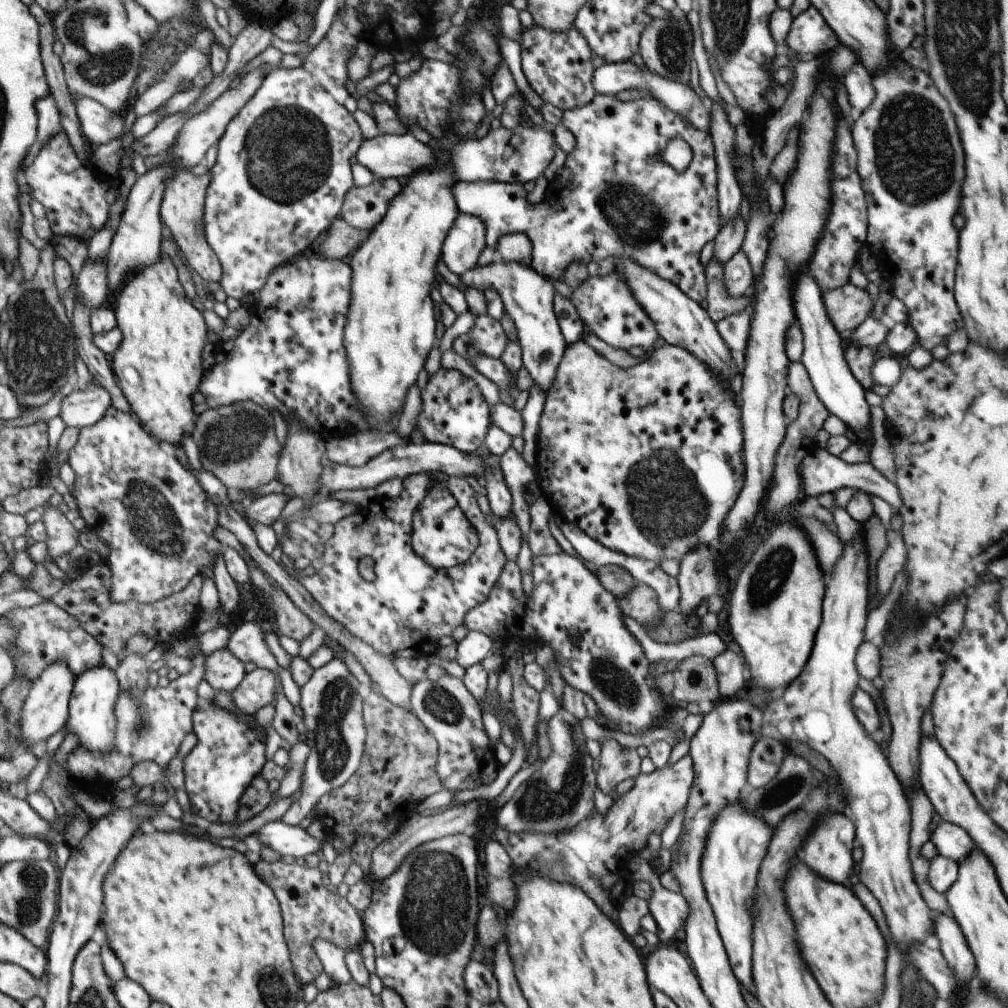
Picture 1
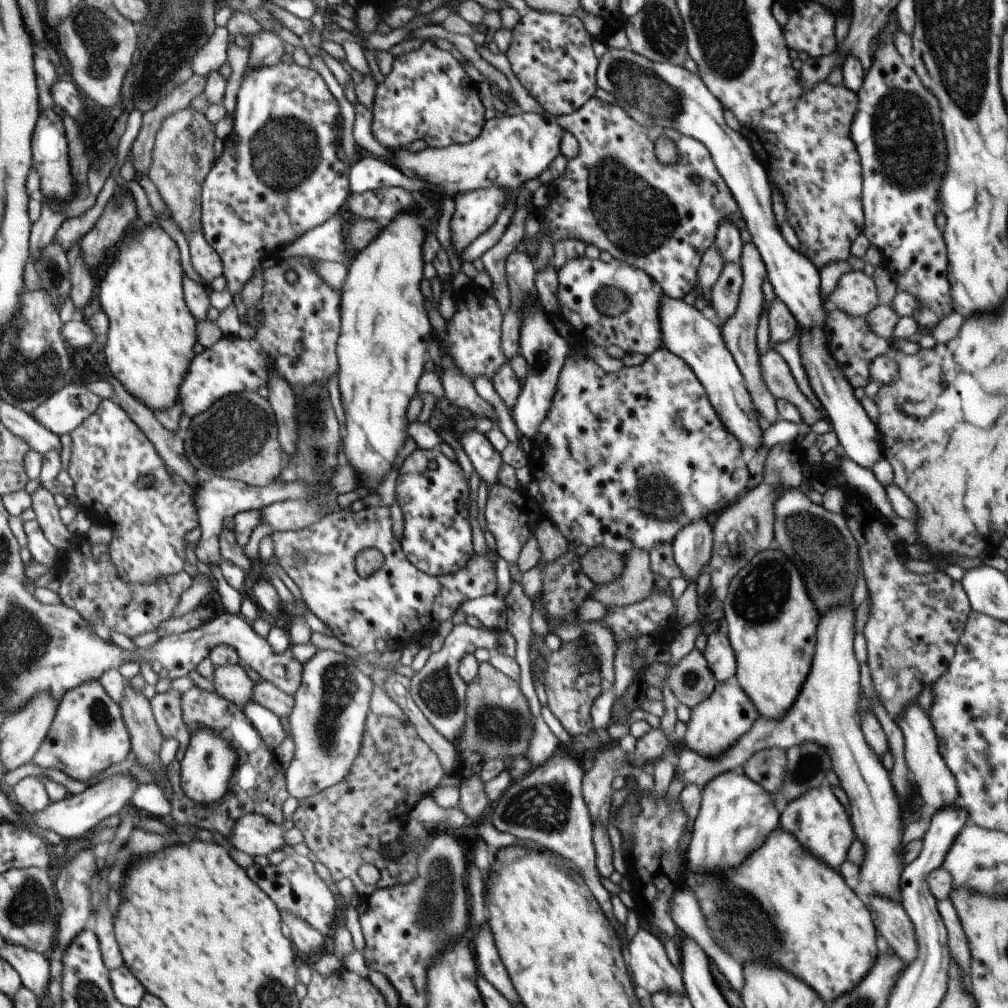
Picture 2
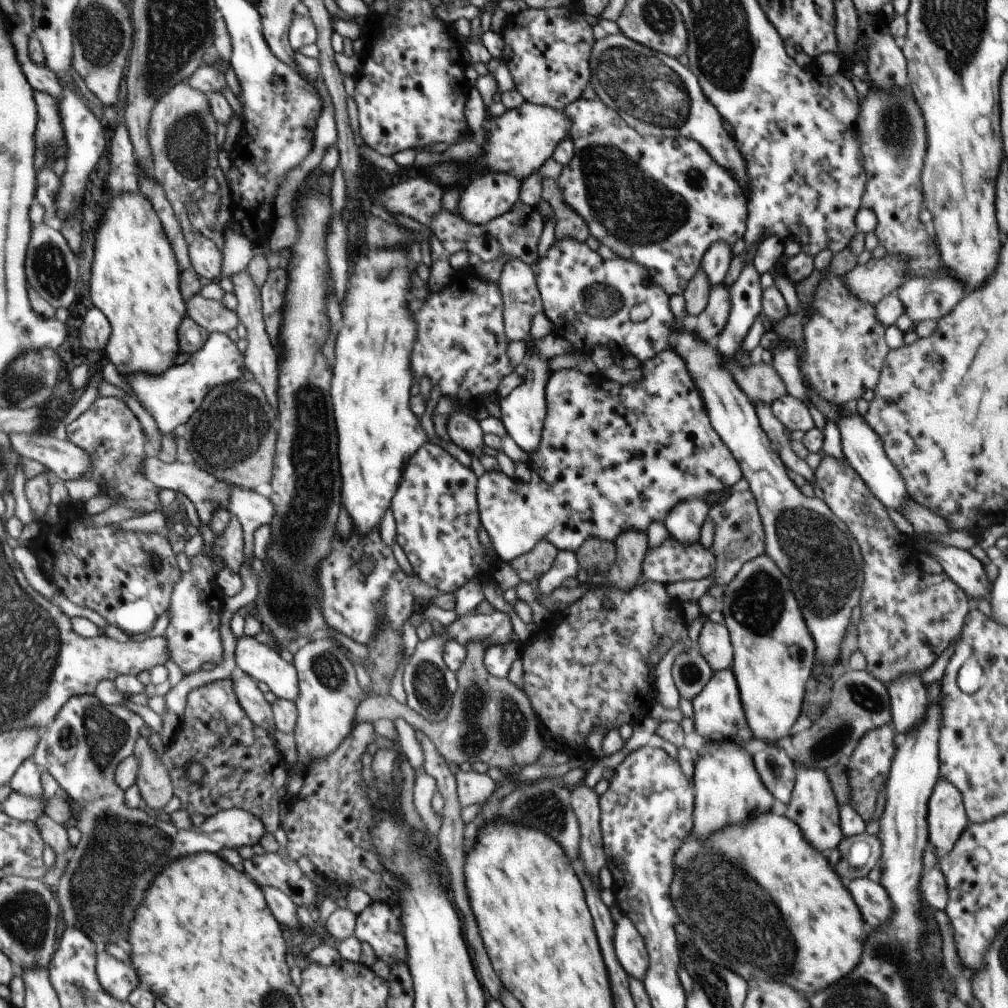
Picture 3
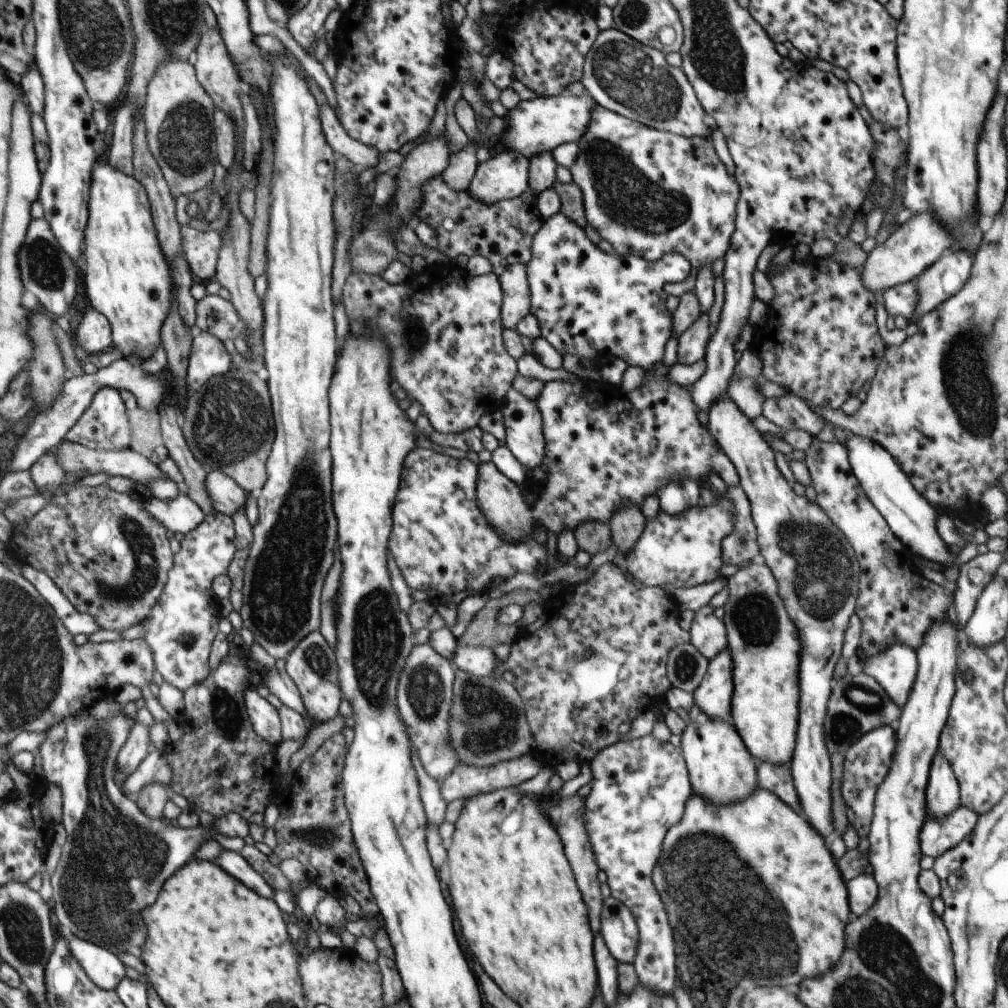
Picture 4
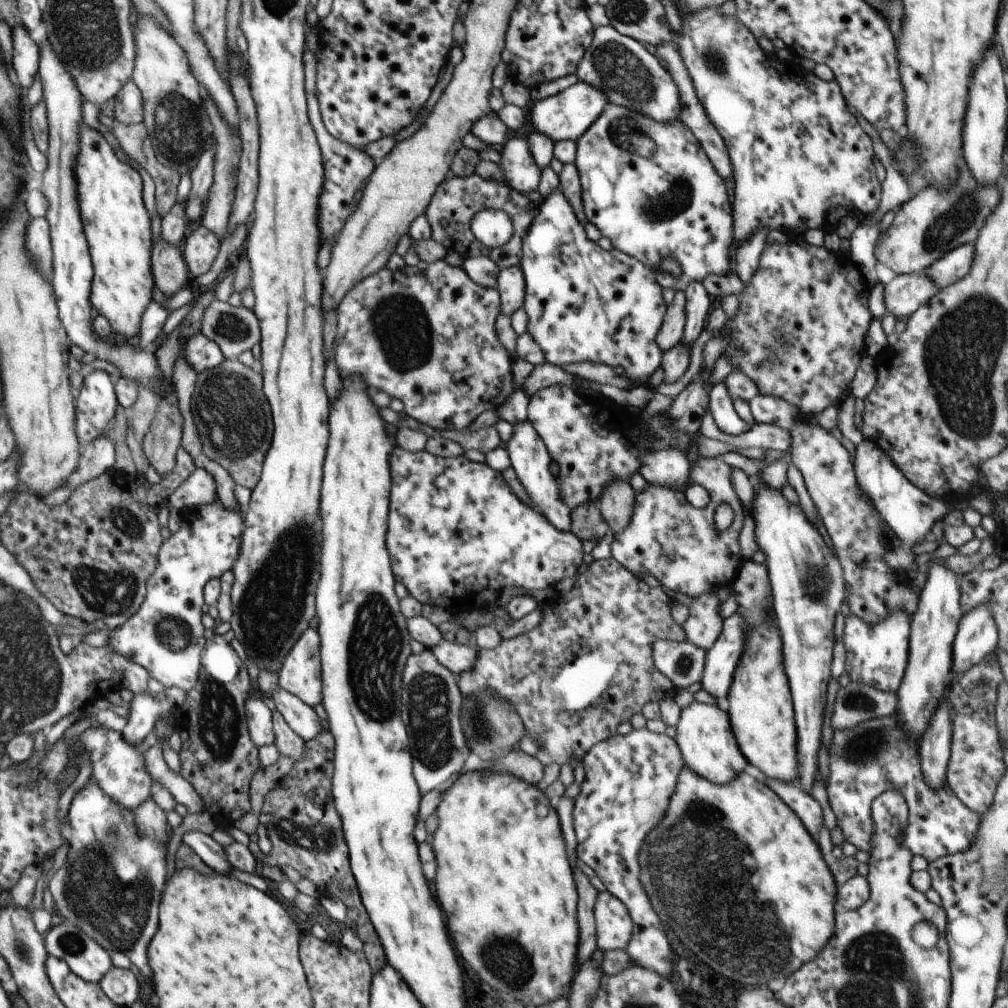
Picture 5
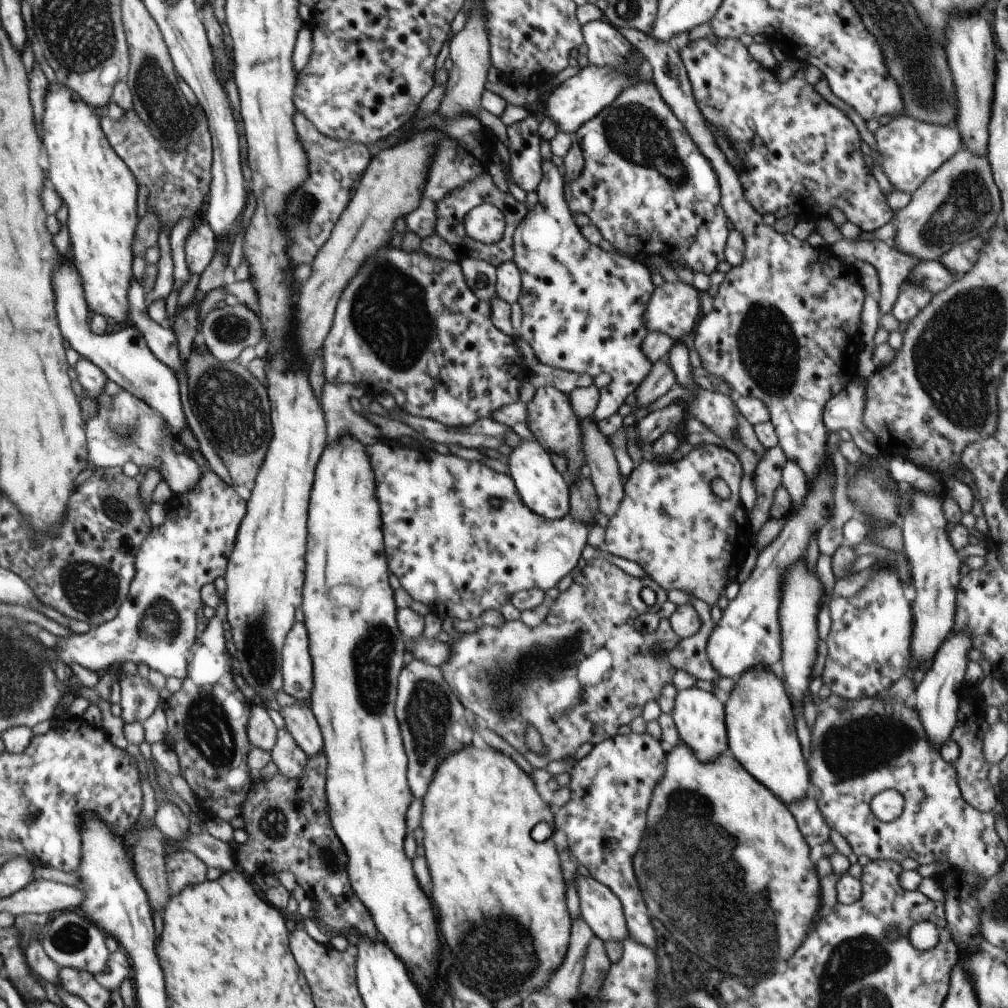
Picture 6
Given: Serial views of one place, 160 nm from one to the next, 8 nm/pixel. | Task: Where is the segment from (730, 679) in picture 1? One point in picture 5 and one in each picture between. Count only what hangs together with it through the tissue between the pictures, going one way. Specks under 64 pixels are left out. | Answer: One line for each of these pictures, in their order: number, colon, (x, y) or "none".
2: (719, 654)
3: (714, 643)
4: (708, 634)
5: (704, 624)

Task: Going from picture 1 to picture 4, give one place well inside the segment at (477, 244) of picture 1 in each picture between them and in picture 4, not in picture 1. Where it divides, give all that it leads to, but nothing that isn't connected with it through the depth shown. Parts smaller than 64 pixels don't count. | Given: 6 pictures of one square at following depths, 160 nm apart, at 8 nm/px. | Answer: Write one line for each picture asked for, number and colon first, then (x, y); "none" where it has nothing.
2: (475, 212)
3: (485, 198)
4: (505, 176)

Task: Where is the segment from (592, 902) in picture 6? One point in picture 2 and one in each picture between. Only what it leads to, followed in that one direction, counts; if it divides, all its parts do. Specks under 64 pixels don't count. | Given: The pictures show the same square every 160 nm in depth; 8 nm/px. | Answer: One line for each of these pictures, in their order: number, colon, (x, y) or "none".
2: (646, 956)
3: (630, 947)
4: (619, 929)
5: (614, 924)

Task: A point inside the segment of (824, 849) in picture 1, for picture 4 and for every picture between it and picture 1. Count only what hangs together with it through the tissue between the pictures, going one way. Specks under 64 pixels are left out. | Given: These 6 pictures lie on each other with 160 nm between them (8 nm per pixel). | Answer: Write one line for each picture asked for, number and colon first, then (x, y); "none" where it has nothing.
2: (817, 819)
3: (813, 807)
4: (817, 572)

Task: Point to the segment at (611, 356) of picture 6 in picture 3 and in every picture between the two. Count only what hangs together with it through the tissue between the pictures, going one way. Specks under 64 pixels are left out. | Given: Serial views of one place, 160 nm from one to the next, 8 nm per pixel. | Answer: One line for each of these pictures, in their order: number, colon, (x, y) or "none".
3: (590, 301)
4: (587, 302)
5: (583, 303)

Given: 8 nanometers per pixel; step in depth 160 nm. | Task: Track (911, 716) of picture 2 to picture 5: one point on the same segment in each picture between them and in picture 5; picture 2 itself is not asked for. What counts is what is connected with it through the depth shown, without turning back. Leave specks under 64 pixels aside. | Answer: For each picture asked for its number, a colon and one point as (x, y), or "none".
3: (908, 693)
4: (895, 668)
5: (878, 655)

